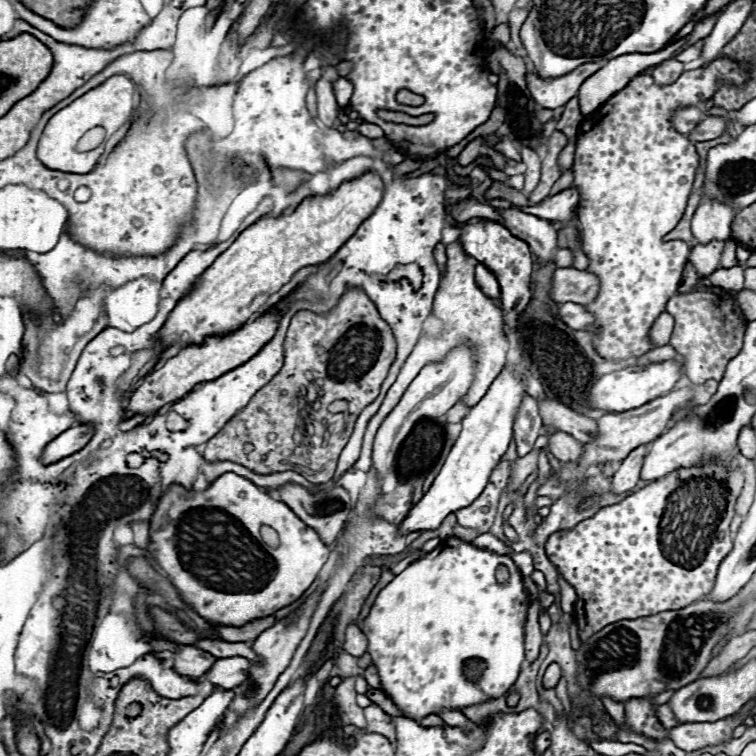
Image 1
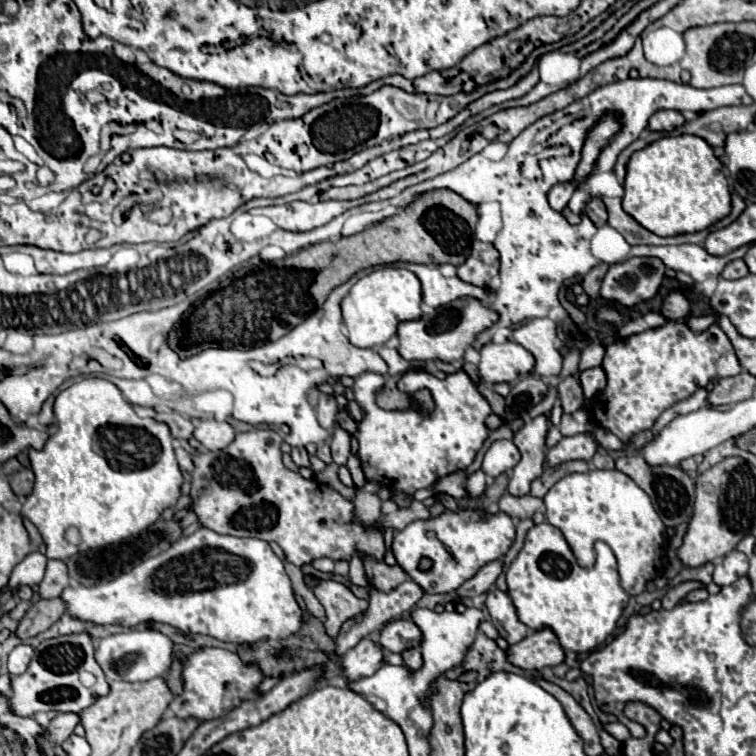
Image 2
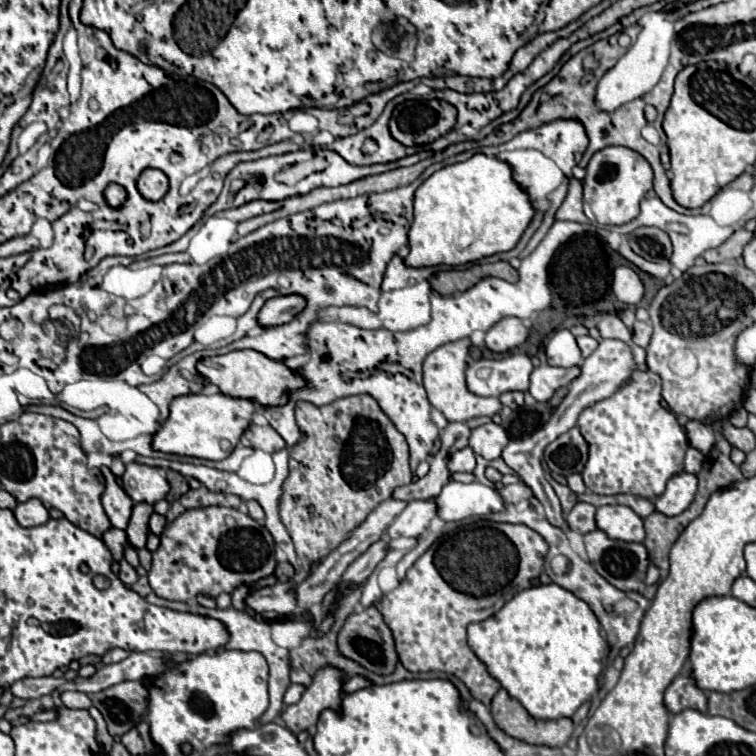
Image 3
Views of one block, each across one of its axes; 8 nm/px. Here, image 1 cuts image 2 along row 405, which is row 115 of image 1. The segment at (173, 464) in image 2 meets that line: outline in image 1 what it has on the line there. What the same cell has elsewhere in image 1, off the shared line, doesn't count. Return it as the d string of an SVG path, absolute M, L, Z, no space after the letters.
M112 76L108 78L104 84L96 86L94 90L86 92L84 96L80 96L78 100L74 100L72 104L68 104L66 108L62 108L60 112L56 112L46 128L44 134L38 142L38 158L44 166L50 166L50 170L62 170L62 172L72 172L72 174L88 174L94 168L94 162L98 162L100 154L104 152L106 142L102 142L98 148L90 150L90 152L78 152L76 144L78 140L92 128L102 126L106 130L106 138L108 140L114 132L118 132L122 126L130 124L134 106L136 106L136 86L134 82L130 82L130 78L126 76Z

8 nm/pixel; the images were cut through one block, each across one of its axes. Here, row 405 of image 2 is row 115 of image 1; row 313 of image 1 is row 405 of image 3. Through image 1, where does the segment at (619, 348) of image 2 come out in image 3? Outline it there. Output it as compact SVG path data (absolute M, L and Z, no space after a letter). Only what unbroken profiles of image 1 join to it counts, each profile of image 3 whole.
M634 370L628 386L582 410L578 416L578 426L590 446L590 456L582 470L582 478L592 492L626 492L642 498L656 498L664 492L668 478L684 470L688 436L678 424L678 418L662 408L660 392L662 380L658 374Z

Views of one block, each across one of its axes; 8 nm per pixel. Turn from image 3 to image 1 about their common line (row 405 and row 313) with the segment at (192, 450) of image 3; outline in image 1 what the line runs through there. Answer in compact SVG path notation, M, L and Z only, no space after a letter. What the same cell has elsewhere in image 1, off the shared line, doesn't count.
M366 170L362 176L342 182L330 194L314 194L312 198L302 200L290 214L260 218L214 260L196 286L176 304L158 338L168 348L172 344L186 346L186 342L202 342L206 334L226 334L236 330L256 314L274 292L288 284L294 272L304 266L326 262L336 254L354 230L374 214L382 196L382 178L374 170Z

